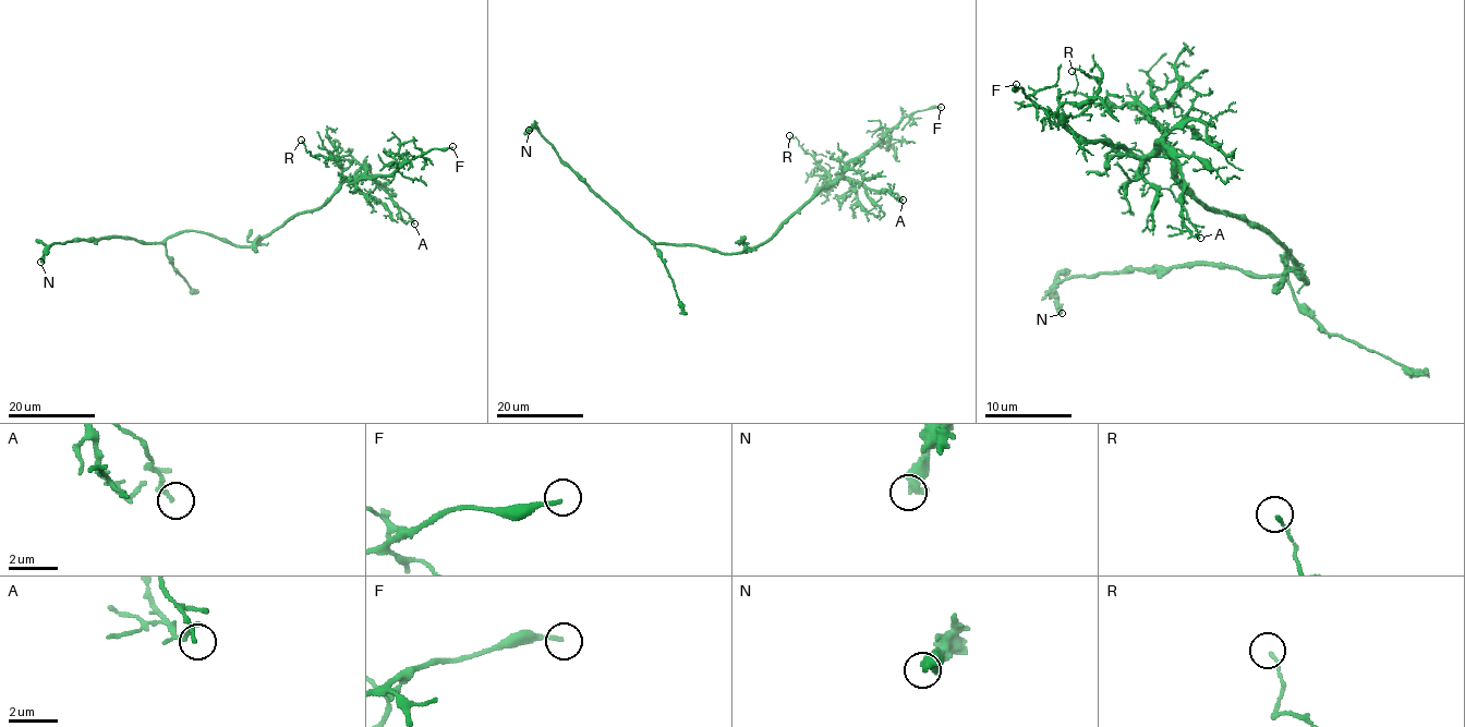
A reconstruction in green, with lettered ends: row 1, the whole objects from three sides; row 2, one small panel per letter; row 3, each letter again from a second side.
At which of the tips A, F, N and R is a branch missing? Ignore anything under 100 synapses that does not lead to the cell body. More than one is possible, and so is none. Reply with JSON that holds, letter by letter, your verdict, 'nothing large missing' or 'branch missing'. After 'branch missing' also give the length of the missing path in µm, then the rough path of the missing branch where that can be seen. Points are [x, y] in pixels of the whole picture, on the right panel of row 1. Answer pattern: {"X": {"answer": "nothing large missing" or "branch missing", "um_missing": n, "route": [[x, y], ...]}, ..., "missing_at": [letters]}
{"A": {"answer": "nothing large missing"}, "F": {"answer": "branch missing", "um_missing": 15, "route": [[1016, 84], [1038, 40], [1049, 32]]}, "N": {"answer": "nothing large missing"}, "R": {"answer": "nothing large missing"}, "missing_at": ["F"]}

